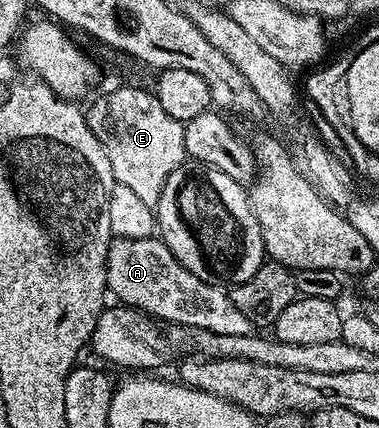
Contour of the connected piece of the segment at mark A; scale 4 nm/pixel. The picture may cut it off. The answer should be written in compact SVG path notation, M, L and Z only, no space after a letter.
M151 237L149 239L119 239L115 238L109 244L106 253L106 285L111 296L121 301L125 306L135 308L155 320L163 319L166 325L177 327L195 327L196 329L208 329L208 333L228 333L229 335L249 335L252 324L240 309L230 300L227 288L222 285L205 283L200 281L168 249L161 238Z

